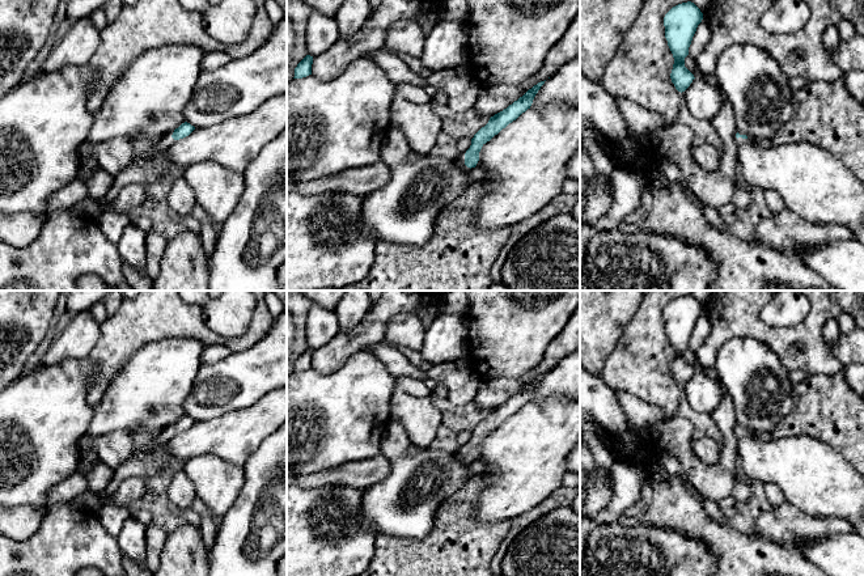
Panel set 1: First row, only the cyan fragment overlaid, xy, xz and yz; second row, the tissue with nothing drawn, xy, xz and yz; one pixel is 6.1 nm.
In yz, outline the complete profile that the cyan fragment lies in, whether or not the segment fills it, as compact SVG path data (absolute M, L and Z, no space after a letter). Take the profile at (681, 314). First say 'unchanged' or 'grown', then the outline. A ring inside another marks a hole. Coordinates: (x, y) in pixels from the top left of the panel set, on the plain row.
unchanged | M691 295L673 300L664 310L665 331L674 351L670 372L681 386L695 372L685 360L685 351L689 348L689 340L702 313L703 306Z

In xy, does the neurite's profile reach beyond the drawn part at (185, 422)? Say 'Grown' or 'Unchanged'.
Grown

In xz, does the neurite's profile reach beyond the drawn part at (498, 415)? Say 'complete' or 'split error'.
split error

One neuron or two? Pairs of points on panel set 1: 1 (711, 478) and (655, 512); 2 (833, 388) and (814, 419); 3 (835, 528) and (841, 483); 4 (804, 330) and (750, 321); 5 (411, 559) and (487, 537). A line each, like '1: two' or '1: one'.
1: two
2: one
3: two
4: one
5: one

